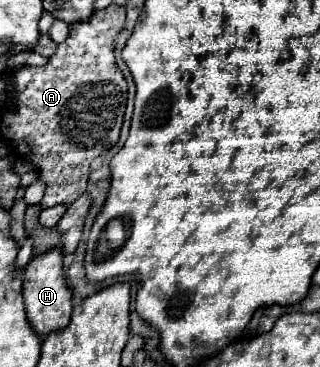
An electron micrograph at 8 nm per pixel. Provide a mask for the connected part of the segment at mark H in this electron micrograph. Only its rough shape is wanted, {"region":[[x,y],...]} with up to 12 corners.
{"region":[[62,247],[24,269],[28,321],[42,337],[64,329],[72,289]]}

